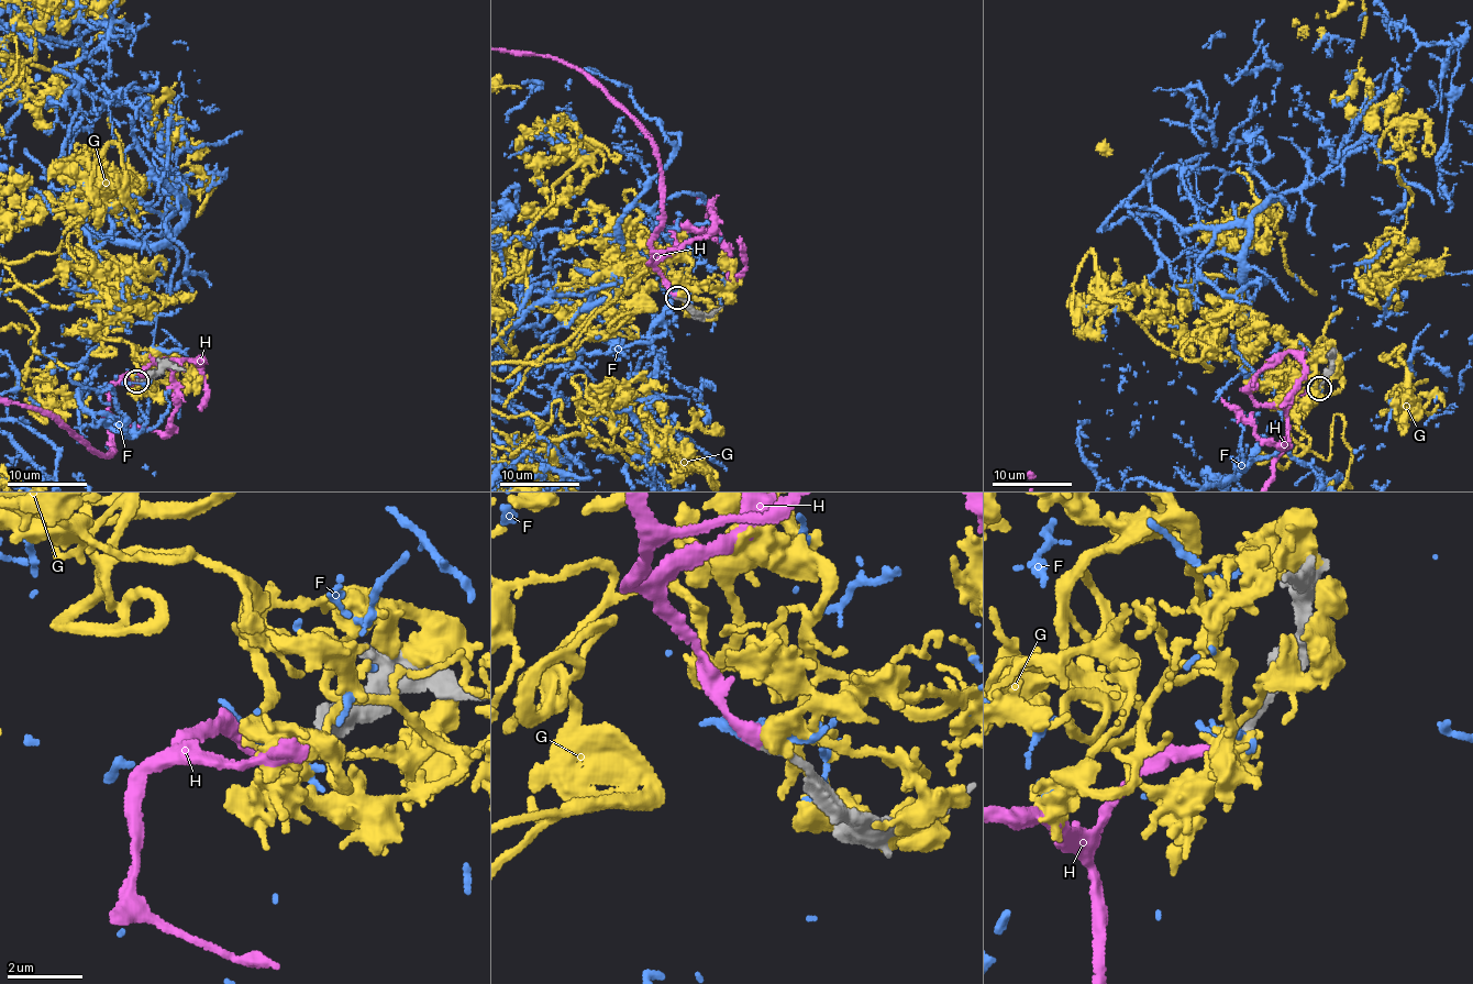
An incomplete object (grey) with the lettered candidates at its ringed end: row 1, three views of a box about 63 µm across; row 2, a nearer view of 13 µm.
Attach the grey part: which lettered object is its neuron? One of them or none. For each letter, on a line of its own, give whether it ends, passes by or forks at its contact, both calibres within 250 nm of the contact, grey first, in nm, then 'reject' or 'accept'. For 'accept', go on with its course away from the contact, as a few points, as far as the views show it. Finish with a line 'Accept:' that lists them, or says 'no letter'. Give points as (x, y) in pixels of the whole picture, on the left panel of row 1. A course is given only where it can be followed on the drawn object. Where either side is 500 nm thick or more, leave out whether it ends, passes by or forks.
F: it passes by | 200/380 nm | reject
G: it passes by | 220/400 nm | reject
H: it ends | 200/340 nm | accept
Accept: H

